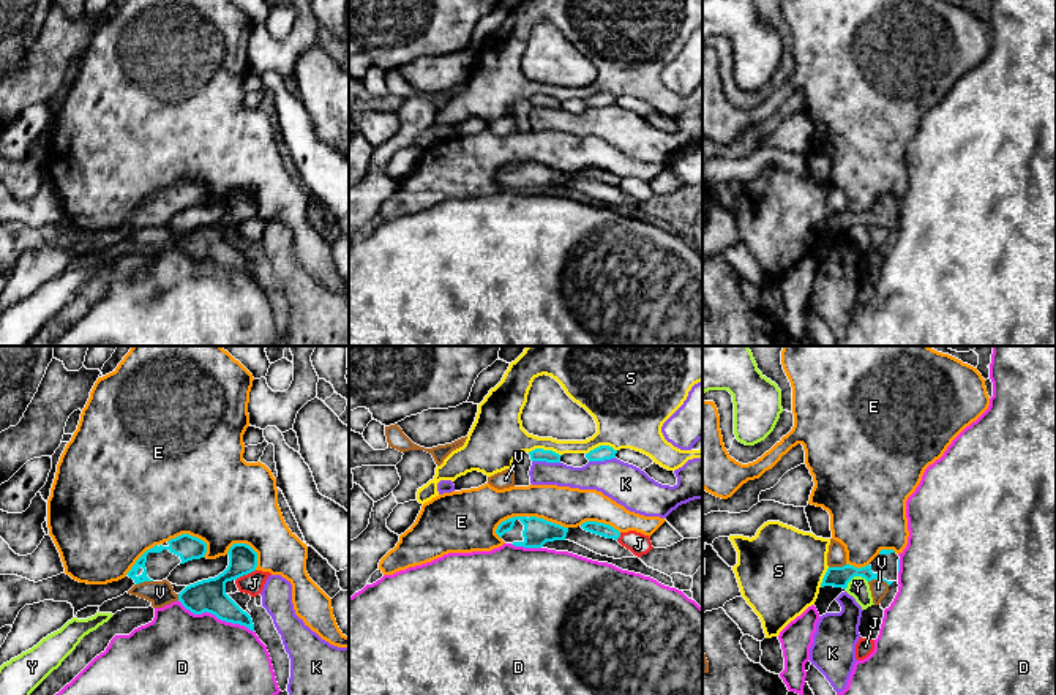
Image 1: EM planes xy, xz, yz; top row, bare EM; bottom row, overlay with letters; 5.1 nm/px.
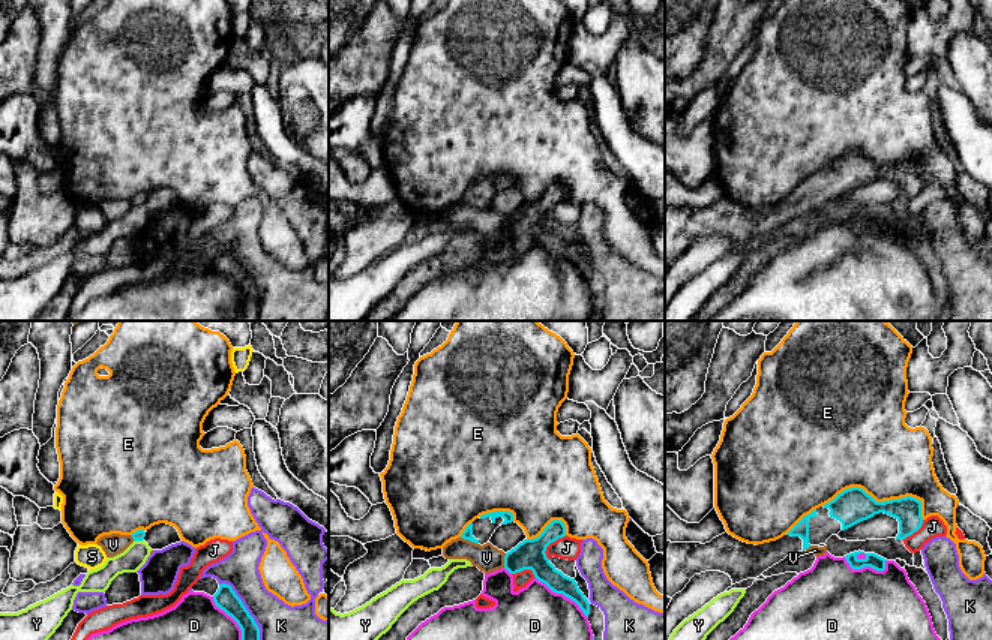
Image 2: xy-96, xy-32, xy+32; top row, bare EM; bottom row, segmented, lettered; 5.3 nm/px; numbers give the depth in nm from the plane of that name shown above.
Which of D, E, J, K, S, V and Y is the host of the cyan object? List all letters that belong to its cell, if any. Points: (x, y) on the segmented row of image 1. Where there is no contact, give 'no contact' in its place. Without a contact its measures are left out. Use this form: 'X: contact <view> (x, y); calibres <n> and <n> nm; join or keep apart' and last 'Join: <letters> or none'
D: contact xy (215, 615); calibres 160 and 420 nm; keep apart
E: contact xy (191, 536); calibres 120 and 500 nm; keep apart
J: contact xy (245, 574); calibres 160 and 110 nm; keep apart
K: contact xz (546, 462); calibres 60 and 140 nm; keep apart
S: contact xz (545, 450); calibres 60 and 260 nm; keep apart
V: contact yz (880, 580); calibres 110 and 80 nm; keep apart
Y: contact yz (854, 575); calibres 110 and 110 nm; keep apart
Join: none

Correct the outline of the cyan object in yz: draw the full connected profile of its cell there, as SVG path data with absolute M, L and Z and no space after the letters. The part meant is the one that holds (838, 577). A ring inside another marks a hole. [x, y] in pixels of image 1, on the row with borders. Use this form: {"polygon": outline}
{"polygon": "M881 550L879 554L865 567L843 565L843 567L829 567L821 588L833 586L833 588L848 588L848 583L854 577L862 577L867 581L879 580L886 581L889 586L893 581L898 581L900 572L900 556L893 550Z"}

